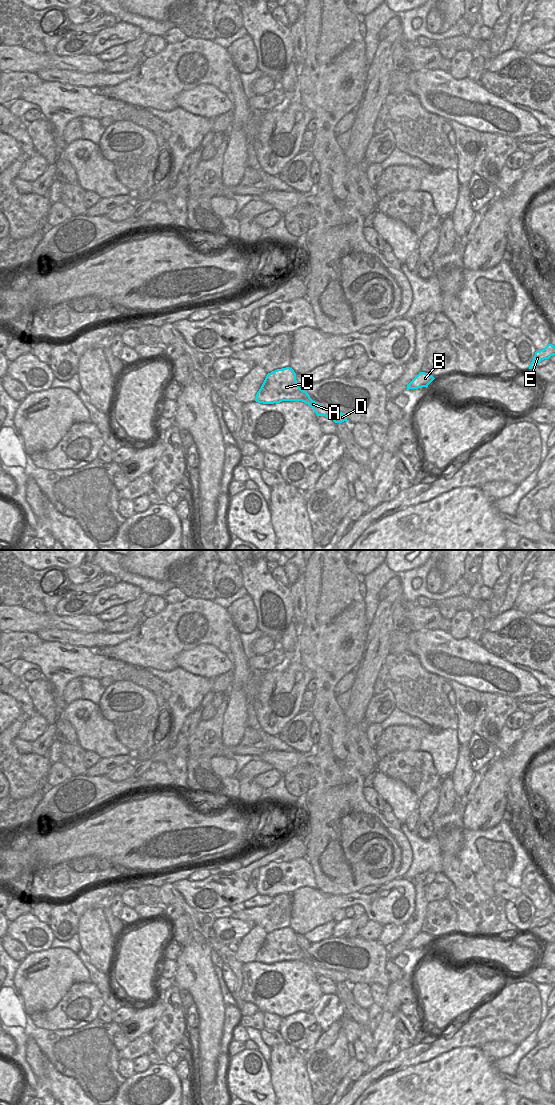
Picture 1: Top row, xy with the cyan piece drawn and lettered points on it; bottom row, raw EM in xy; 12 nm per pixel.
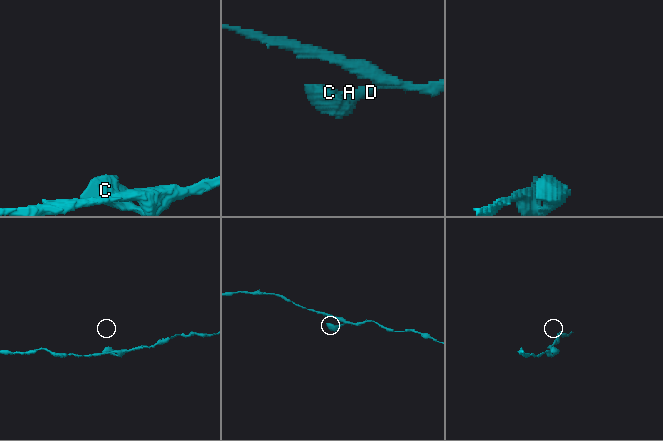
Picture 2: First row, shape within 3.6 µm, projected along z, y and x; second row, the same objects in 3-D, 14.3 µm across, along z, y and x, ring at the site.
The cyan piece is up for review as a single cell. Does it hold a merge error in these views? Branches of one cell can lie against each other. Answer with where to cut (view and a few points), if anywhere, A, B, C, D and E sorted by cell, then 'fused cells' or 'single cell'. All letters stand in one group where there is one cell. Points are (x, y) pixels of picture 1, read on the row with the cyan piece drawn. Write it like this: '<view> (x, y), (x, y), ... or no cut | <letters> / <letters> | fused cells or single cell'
no cut | A B C D E | single cell

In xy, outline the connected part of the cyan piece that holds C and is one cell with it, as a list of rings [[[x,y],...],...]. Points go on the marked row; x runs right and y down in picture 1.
[[[290,367],[268,373],[256,394],[255,401],[263,404],[274,404],[282,401],[302,401],[312,407],[317,416],[325,416],[335,423],[348,421],[346,414],[328,409],[313,401],[307,391],[302,390],[298,386],[296,373]]]

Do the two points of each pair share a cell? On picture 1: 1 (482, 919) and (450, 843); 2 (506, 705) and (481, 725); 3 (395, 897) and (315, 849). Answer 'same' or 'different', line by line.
1: same
2: same
3: different

